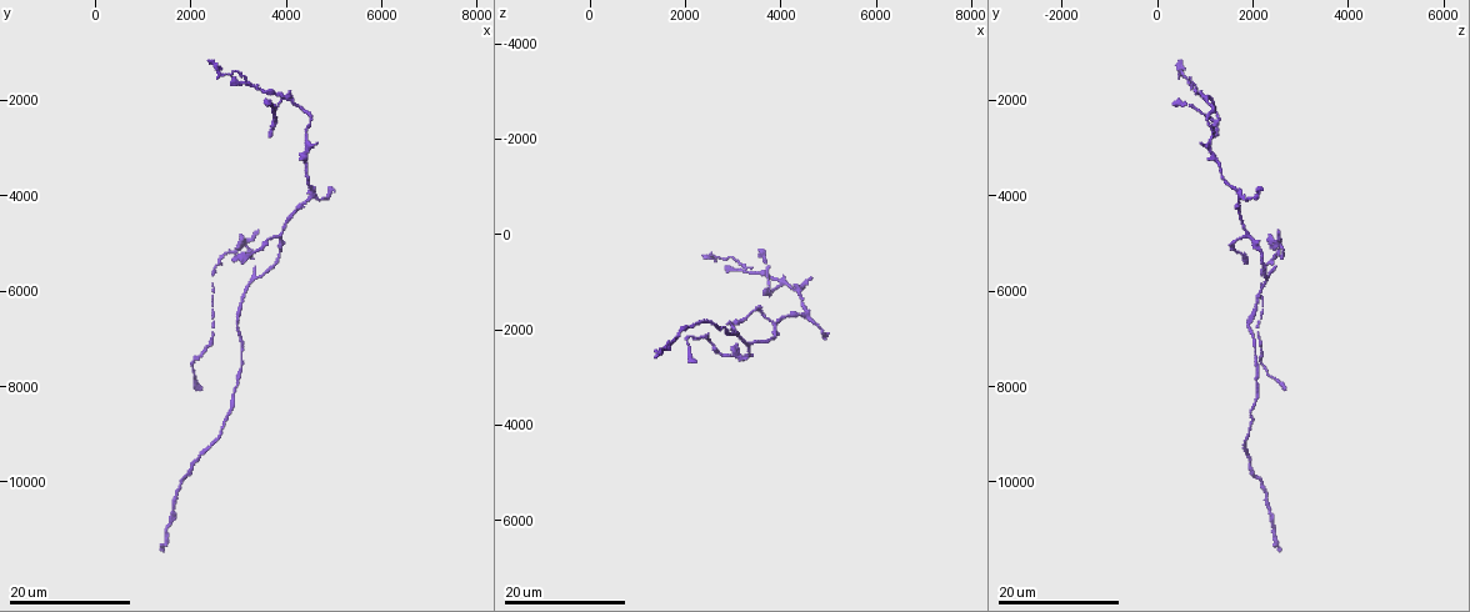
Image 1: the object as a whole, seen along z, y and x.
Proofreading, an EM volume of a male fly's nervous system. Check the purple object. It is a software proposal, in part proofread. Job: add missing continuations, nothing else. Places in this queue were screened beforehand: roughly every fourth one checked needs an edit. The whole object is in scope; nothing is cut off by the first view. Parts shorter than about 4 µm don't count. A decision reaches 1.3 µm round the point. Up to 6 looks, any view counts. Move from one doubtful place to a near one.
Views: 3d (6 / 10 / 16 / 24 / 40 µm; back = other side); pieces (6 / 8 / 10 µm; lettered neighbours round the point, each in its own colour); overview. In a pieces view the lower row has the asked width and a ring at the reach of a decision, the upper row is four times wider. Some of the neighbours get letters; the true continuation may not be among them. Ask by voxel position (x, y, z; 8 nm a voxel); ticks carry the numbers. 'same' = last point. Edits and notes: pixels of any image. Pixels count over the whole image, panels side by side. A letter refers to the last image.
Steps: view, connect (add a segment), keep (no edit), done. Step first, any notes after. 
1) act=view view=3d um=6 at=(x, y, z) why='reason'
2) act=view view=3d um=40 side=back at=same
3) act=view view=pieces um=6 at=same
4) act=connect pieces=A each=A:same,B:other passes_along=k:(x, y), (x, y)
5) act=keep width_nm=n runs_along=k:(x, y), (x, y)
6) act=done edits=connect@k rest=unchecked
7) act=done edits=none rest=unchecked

act=view view=3d um=24 at=(4650, 2950, 900) why='branch stops here'

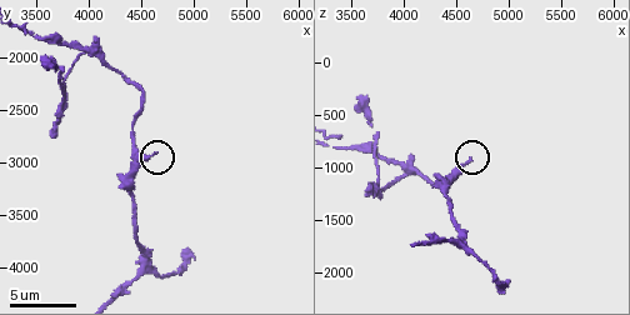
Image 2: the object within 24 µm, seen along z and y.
act=view view=pieces um=6 at=(4620, 2880, 900)

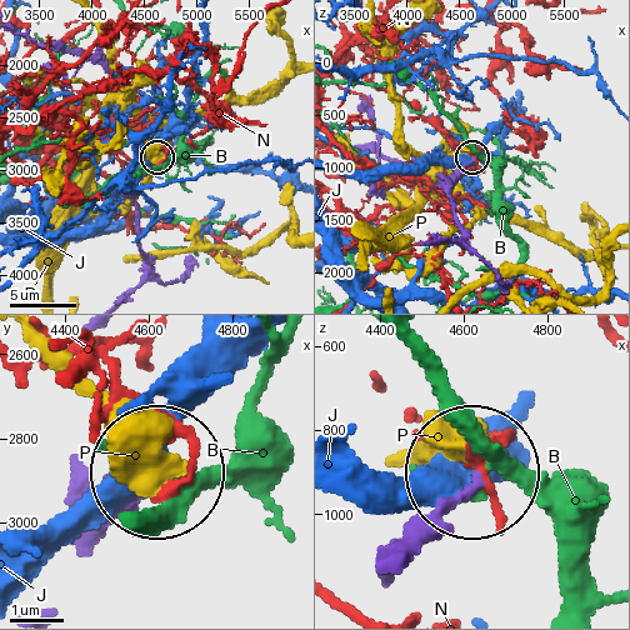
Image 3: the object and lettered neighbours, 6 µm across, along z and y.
act=keep width_nm=120 each=B:other,J:other,N:other,P:other runs_along=3:(409, 549), (471, 473) found='none of them fits'

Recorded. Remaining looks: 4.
act=view view=3d um=24 at=(2350, 1150, 450) why='long arm stops here'

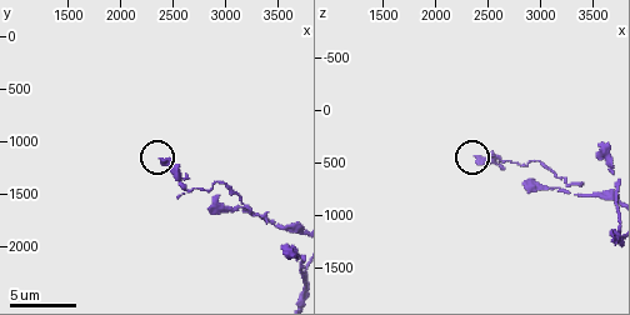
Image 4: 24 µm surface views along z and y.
act=view view=pieces um=8 at=(2380, 1200, 480) why='what lies round it'

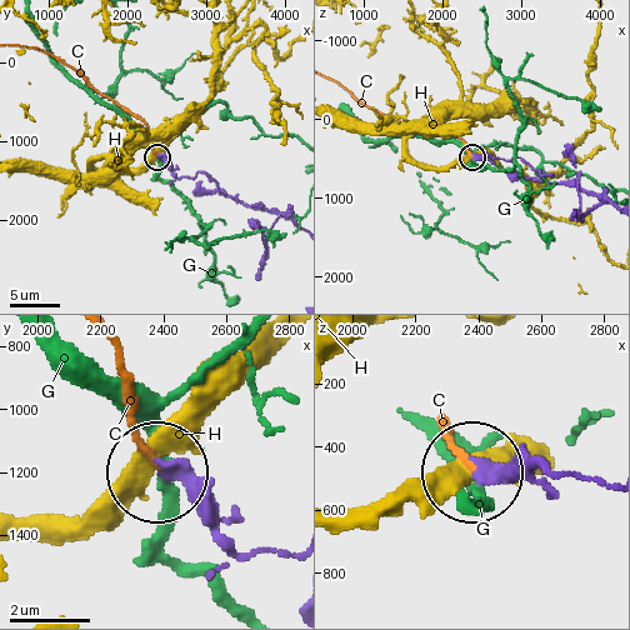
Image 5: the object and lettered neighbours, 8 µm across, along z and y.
act=connect pieces=C each=C:same,G:other,H:other passes_along=5:(545, 470), (479, 470), (445, 430) found='the neuron continues'

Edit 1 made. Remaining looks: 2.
act=done edits=connect@5 rest=unchecked

